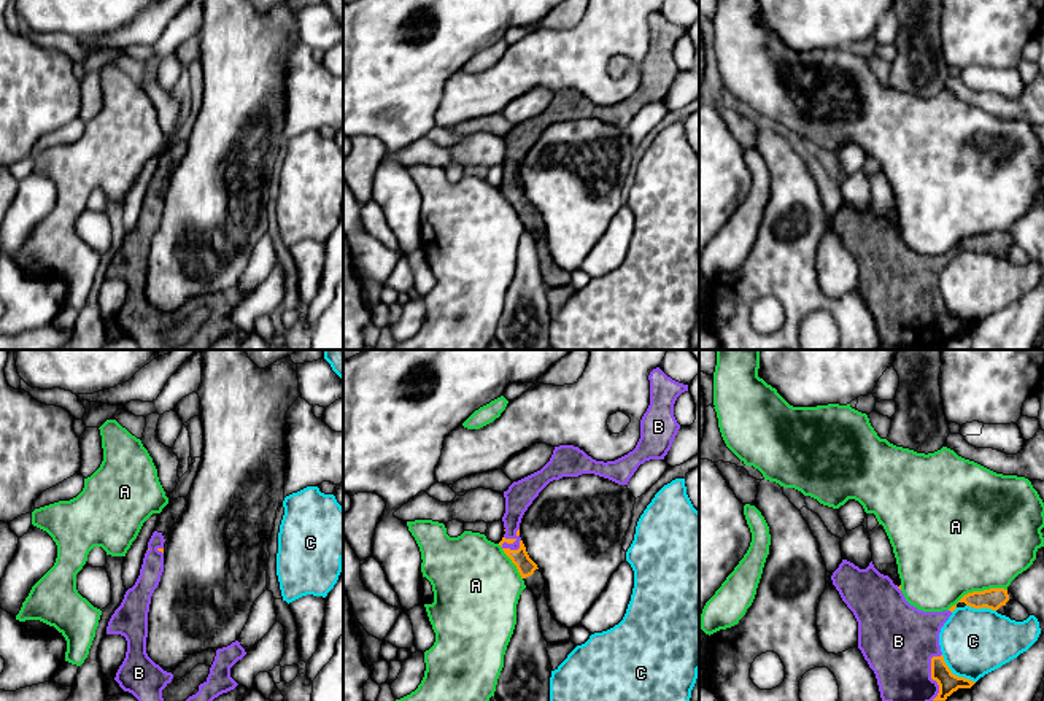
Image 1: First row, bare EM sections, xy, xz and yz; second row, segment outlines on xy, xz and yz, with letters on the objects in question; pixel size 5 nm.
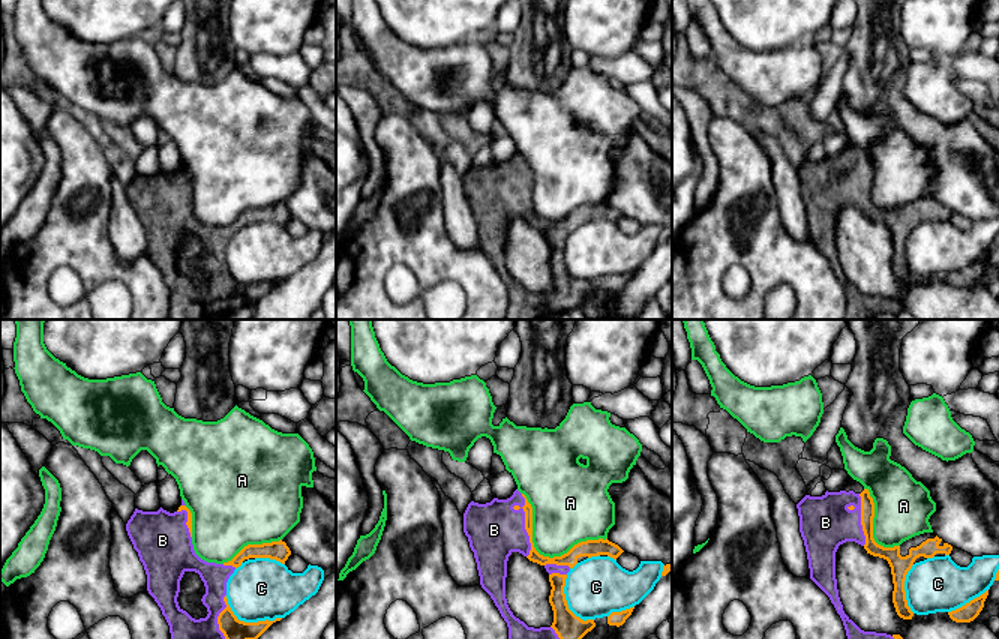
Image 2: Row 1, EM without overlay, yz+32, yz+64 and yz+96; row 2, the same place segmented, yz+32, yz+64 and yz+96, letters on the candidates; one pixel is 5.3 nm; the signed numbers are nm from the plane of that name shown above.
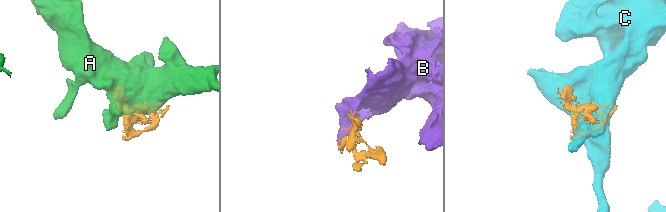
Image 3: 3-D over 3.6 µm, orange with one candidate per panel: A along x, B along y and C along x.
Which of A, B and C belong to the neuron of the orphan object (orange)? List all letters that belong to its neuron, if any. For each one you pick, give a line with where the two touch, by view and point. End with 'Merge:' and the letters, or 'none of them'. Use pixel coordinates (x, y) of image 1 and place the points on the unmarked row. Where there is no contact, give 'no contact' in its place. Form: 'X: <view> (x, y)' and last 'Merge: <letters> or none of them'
B: yz (931, 318)
Merge: B

